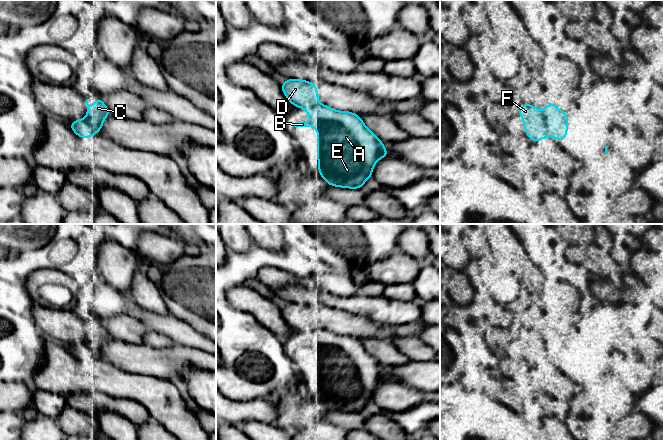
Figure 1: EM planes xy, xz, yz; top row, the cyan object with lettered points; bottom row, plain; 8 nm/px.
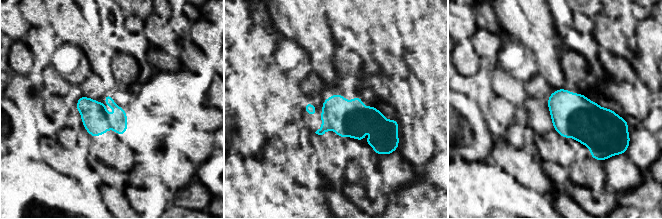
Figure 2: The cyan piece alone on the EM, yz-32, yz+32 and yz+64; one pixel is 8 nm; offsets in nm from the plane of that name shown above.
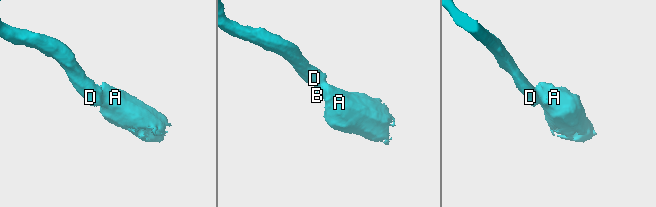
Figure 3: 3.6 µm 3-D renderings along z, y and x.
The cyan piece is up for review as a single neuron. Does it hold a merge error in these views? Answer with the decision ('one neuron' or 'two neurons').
two neurons

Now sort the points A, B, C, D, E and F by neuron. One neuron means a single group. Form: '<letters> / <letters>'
A B C E / D F

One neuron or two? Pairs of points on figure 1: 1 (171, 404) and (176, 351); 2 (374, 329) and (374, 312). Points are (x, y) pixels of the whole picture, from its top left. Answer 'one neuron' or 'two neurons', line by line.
1: two neurons
2: two neurons

